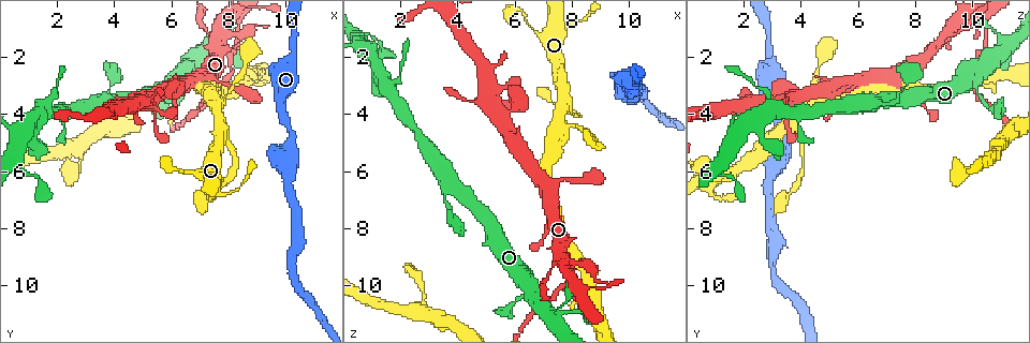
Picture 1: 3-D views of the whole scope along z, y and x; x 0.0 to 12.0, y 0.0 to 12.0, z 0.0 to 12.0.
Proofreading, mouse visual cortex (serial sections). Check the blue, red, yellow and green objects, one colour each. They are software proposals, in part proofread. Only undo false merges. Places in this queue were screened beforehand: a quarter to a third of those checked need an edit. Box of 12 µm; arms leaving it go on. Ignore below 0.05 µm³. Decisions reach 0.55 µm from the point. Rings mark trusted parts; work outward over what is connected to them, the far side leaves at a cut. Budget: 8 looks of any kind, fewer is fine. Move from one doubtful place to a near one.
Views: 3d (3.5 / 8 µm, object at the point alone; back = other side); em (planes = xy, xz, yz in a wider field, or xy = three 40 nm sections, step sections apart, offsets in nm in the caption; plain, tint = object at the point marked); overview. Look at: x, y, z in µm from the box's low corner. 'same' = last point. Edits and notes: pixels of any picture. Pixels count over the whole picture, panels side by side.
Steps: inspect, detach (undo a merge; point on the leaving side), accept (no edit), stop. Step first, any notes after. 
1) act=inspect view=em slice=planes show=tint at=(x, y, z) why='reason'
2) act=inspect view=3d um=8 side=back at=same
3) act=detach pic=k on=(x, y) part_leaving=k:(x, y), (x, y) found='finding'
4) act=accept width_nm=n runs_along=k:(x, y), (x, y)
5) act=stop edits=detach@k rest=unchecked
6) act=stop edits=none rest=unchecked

act=inspect view=3d um=3.5 at=(10.3, 7.4, 3.0) why='side arm on a straight run'

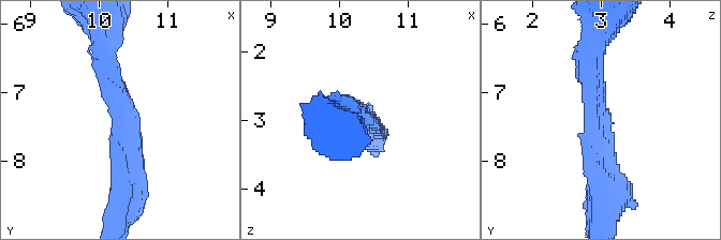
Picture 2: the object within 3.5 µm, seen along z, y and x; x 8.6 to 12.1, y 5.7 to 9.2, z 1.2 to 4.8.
act=inspect view=em slice=xy step=5 show=plain at=(10.30, 7.45, 2.95) arms=3 arm_widths_nm=250,250,300 why='now the EM'

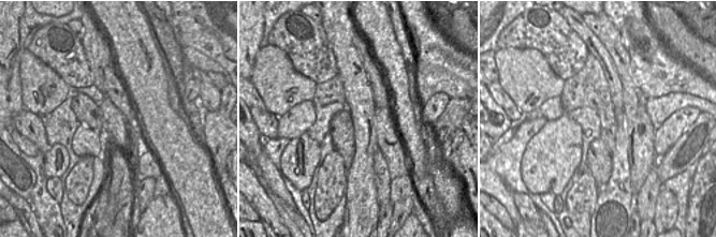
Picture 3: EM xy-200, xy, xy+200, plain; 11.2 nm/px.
act=inspect view=em slice=xy step=5 show=tint at=same

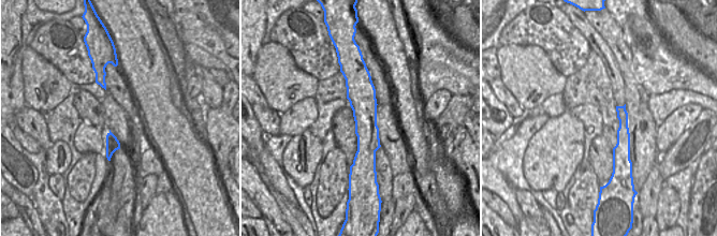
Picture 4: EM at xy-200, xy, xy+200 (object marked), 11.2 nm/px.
act=accept width_nm=320 runs_along=4:(354, 71), (364, 104), (367, 163) found='one cell here'

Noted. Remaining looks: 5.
act=inspect view=3d um=3.5 at=(7.9, 5.1, 3.9) why='thick turns thin'

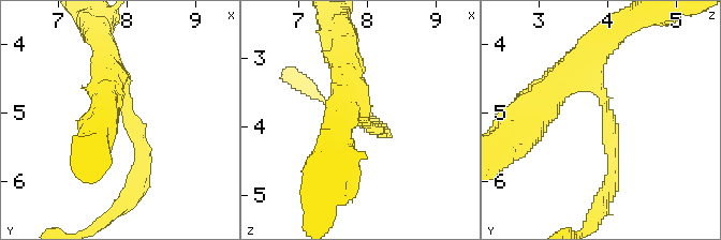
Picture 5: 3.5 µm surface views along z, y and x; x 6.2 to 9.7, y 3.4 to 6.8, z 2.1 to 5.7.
act=accept arm_widths_nm=150,400 runs_along=5:(564, 80), (589, 77), (606, 101), (612, 183) found='one cell here'

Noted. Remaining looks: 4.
act=inspect view=3d um=3.5 at=(8.3, 0.9, 10.5) why='side arm on a straight run'

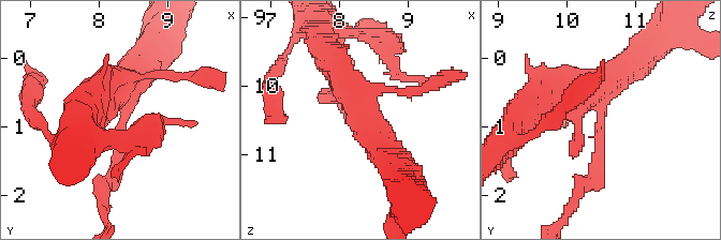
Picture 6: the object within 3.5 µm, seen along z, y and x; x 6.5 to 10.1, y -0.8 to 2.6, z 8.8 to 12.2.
act=inspect view=em slice=xy step=1 show=tint at=(8.35, 1.00, 10.45) why='need the tissue'

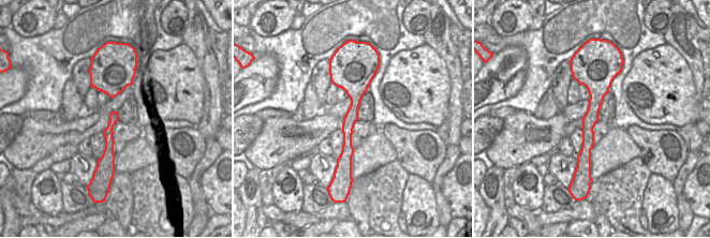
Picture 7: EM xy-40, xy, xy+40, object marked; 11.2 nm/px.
act=inspect view=em slice=planes show=tint at=same

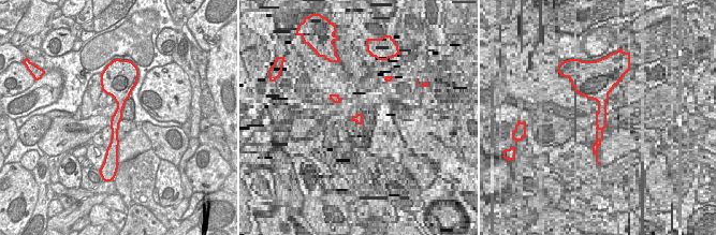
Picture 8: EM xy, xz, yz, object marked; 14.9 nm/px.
act=detach pic=6 on=(598, 168) arms=3 arm_widths_nm=200,400,450 part_leaving=6:(601, 132), (598, 171), (562, 224) found='two cells meet here'

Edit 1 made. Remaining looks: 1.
act=stop edits=detach@6 rest=unchecked

